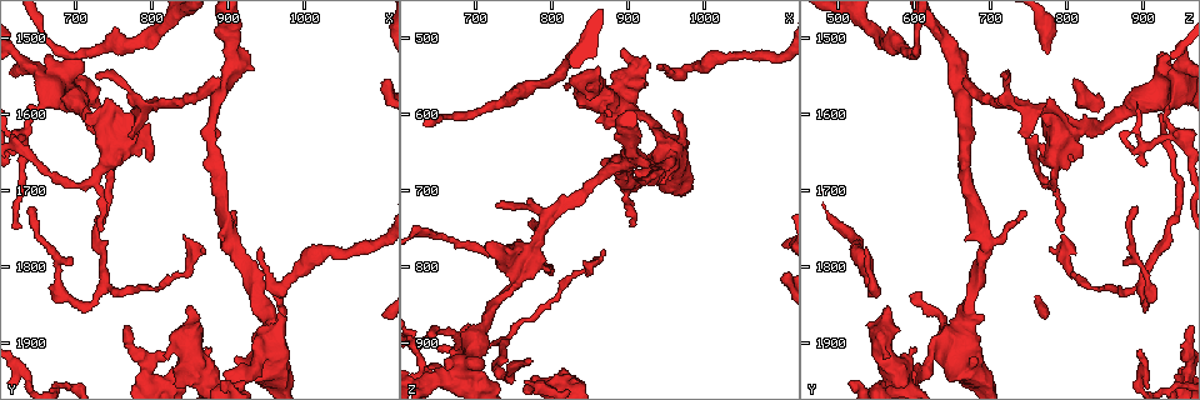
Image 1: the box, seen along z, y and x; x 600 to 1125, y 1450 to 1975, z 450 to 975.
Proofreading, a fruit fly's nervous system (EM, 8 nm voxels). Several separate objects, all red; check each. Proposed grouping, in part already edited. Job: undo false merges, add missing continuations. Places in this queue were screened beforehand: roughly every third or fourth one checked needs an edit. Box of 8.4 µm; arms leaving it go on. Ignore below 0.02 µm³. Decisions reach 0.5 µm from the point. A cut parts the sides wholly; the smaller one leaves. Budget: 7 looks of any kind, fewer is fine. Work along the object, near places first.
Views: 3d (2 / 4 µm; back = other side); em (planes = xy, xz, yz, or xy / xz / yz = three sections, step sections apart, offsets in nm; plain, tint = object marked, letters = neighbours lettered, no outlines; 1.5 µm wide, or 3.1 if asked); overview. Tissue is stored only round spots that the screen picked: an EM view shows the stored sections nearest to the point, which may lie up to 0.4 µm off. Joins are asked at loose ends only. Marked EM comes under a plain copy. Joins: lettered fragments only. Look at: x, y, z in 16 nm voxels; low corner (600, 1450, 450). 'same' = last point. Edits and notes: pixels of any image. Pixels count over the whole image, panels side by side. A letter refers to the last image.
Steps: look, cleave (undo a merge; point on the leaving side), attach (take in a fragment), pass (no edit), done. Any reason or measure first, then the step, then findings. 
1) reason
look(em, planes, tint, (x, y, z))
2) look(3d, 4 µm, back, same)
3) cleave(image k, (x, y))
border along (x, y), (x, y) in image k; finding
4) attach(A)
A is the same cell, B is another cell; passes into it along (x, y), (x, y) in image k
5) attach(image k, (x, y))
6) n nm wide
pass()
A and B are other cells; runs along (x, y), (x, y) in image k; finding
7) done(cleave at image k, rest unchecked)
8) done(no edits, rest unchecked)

abrupt turn
look(em, planes, letters, (885, 1575, 670))

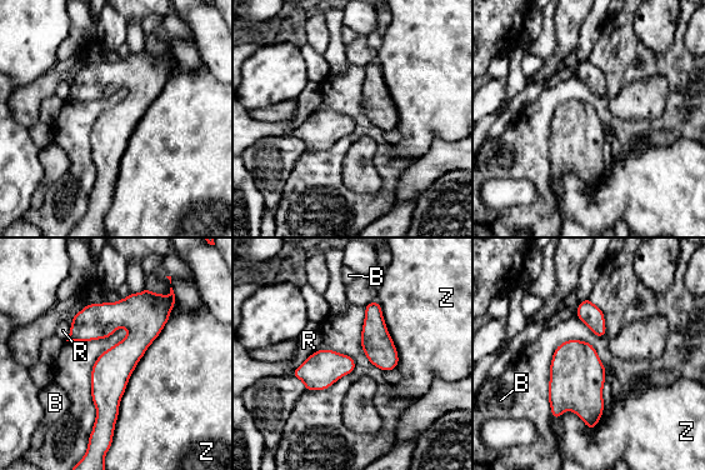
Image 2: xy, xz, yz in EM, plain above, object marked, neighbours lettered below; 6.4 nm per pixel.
130 nm wide; Z touches over 900 nm
pass()
B, R and Z are other cells; all the same neuron

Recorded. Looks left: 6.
long arm stops here
look(em, planes, tint, (770, 1600, 925))

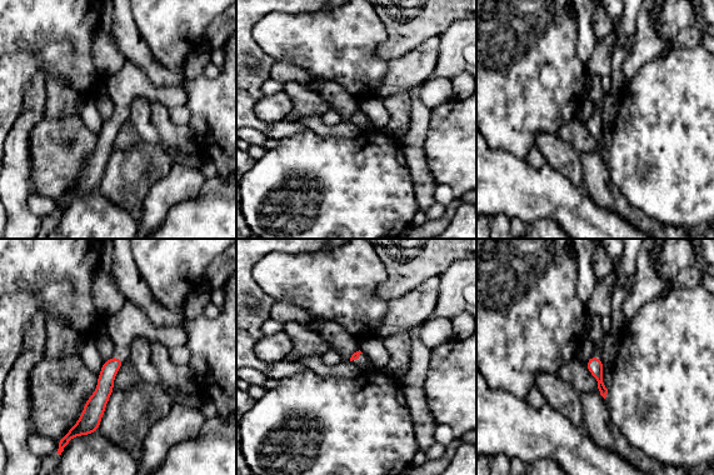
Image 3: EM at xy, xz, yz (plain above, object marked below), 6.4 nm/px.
what lies round it
look(em, planes, letters, same)

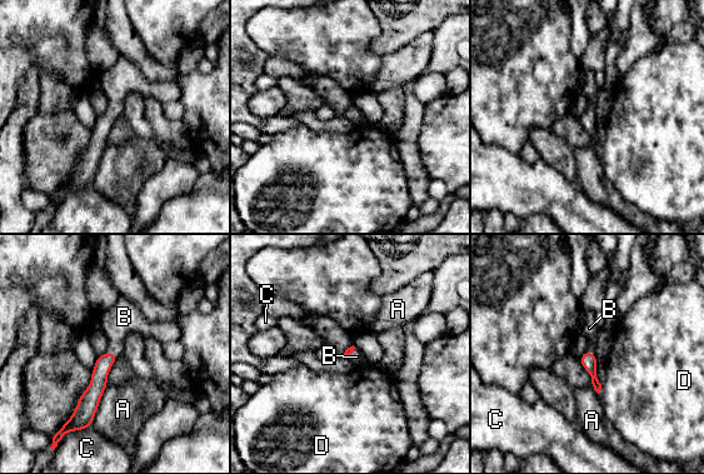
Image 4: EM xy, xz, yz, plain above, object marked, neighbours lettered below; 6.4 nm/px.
attach(B)
B is the same cell, A, C and D are other cells; passes into it along (98, 384), (111, 353), (124, 317) in image 4; it goes on there

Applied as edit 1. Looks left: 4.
narrows sharply
look(em, xz, step 4, tint, (665, 1500, 600))

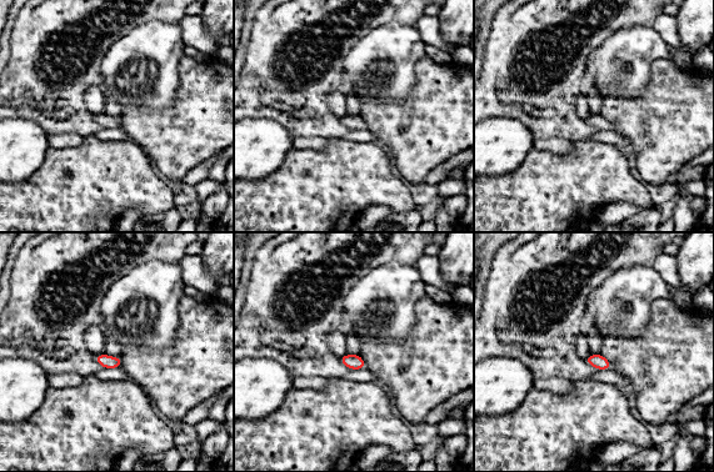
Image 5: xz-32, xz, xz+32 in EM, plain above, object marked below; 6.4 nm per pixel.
look(em, planes, letters, same)

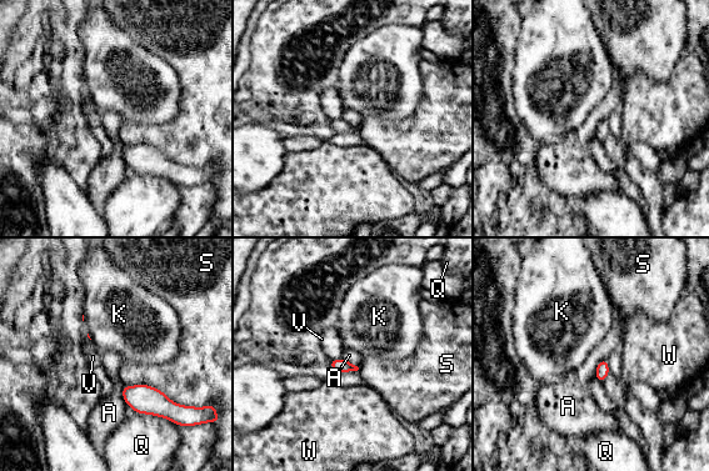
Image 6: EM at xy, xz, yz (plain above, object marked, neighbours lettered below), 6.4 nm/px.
pass()
A, K, Q, S, V and W are other cells; border along (121, 385), (121, 397), (126, 404) in image 6; all the same neuron

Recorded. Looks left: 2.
done(attach at image 4, rest unchecked)

